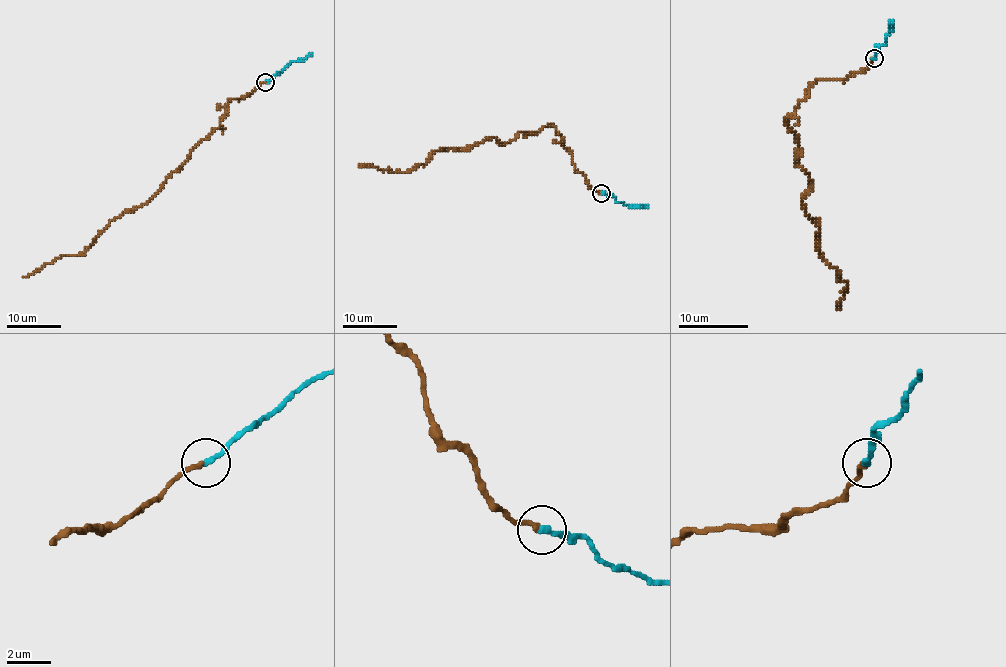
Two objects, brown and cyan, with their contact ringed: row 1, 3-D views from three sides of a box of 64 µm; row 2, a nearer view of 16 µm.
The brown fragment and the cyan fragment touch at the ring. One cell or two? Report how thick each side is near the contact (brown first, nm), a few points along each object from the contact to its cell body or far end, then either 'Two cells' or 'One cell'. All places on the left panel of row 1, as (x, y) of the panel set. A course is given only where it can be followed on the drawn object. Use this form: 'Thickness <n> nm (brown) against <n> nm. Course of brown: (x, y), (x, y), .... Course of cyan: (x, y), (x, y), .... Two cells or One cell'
Thickness 280 nm (brown) against 320 nm. Course of brown: (265, 82), (226, 105), (220, 125), (144, 205), (126, 210), (79, 255), (60, 256), (22, 276). Course of cyan: (265, 82), (292, 62), (304, 60), (311, 54). One cell

